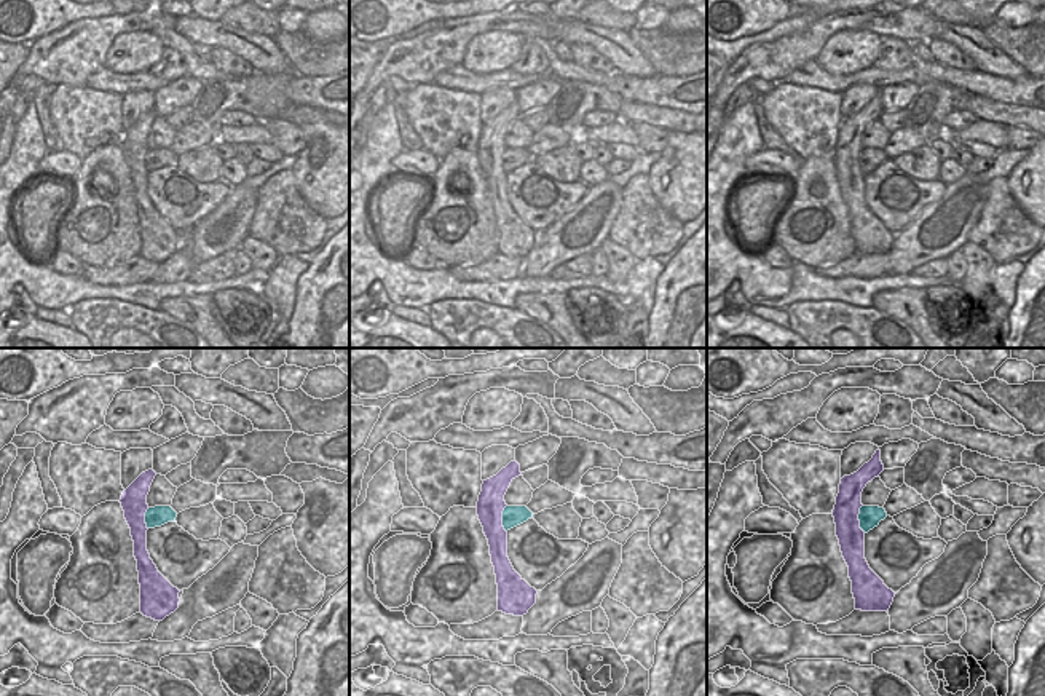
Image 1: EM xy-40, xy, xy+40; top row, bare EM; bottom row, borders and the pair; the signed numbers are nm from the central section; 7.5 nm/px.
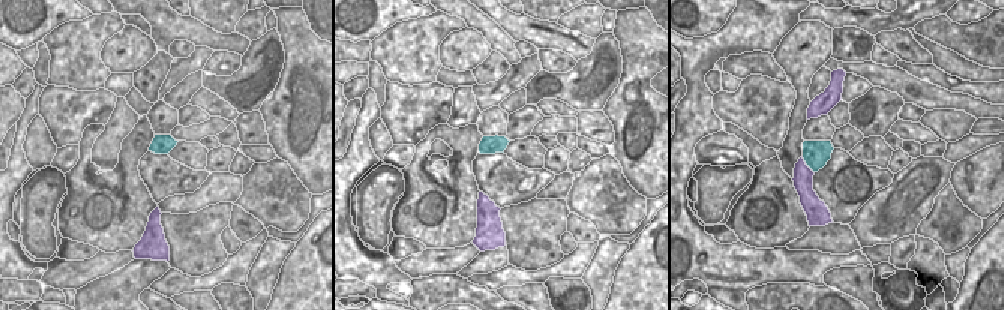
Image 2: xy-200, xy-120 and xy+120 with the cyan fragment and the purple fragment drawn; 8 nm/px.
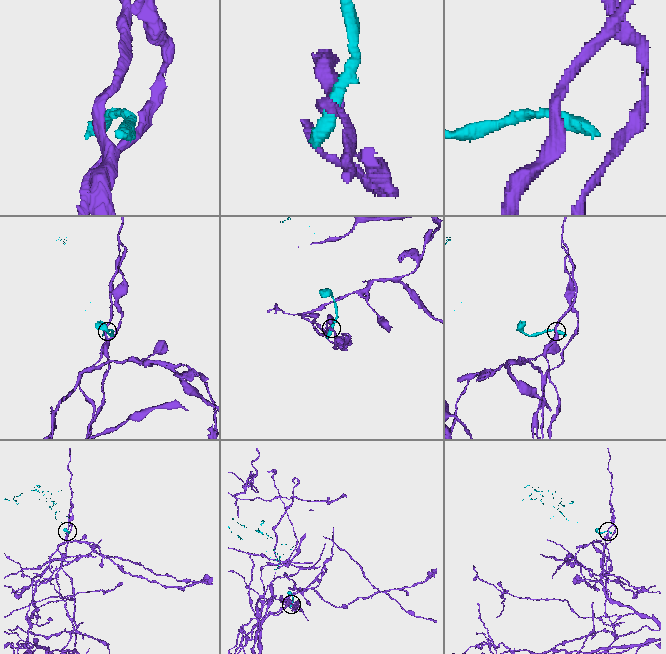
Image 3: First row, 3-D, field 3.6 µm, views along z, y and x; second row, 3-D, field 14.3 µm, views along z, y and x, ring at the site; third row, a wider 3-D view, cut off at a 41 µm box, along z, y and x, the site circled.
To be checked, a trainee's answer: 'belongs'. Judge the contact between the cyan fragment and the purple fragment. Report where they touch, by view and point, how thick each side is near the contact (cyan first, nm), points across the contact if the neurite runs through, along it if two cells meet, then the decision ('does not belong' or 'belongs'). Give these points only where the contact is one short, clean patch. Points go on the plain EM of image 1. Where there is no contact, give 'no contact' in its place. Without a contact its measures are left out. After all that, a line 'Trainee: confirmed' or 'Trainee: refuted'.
contact xy+40 (859, 162); calibres 170 and 200 nm; border xy+40 (862, 147), (859, 168), (865, 174); does not belong
Trainee: refuted

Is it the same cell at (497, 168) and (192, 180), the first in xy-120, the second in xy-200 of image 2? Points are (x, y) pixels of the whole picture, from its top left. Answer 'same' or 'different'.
same

